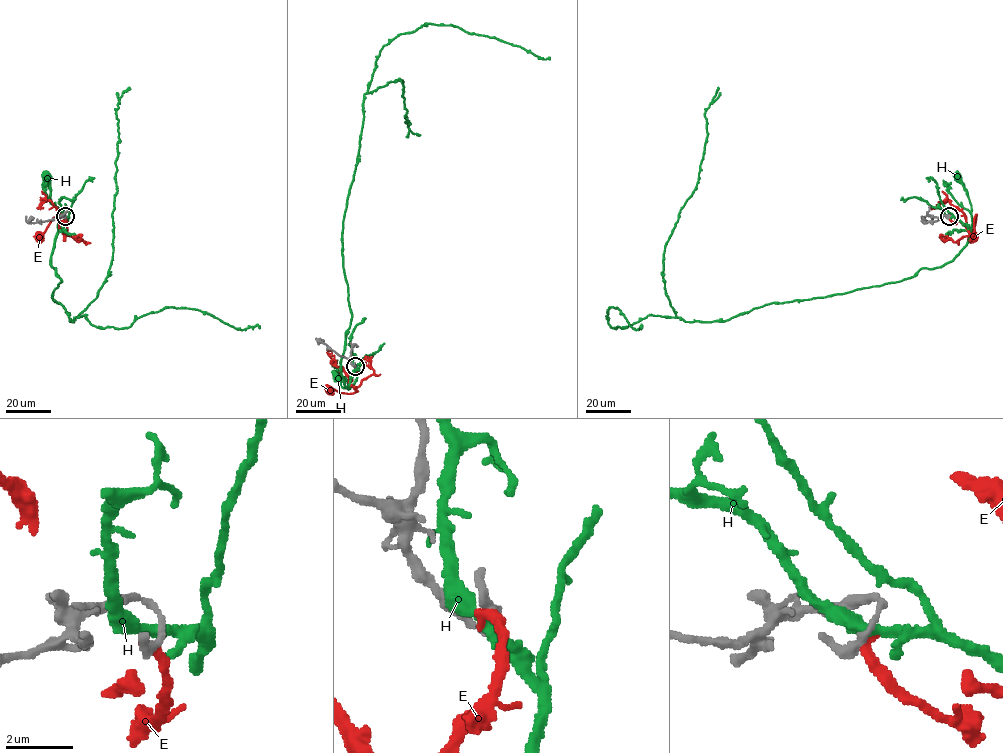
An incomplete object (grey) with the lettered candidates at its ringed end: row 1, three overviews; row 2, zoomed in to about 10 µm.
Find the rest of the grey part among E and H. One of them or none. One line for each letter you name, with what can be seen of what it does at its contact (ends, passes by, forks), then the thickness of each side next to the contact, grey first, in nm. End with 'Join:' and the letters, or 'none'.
H: it passes by; calibres 200 and 280 nm
Join: H

